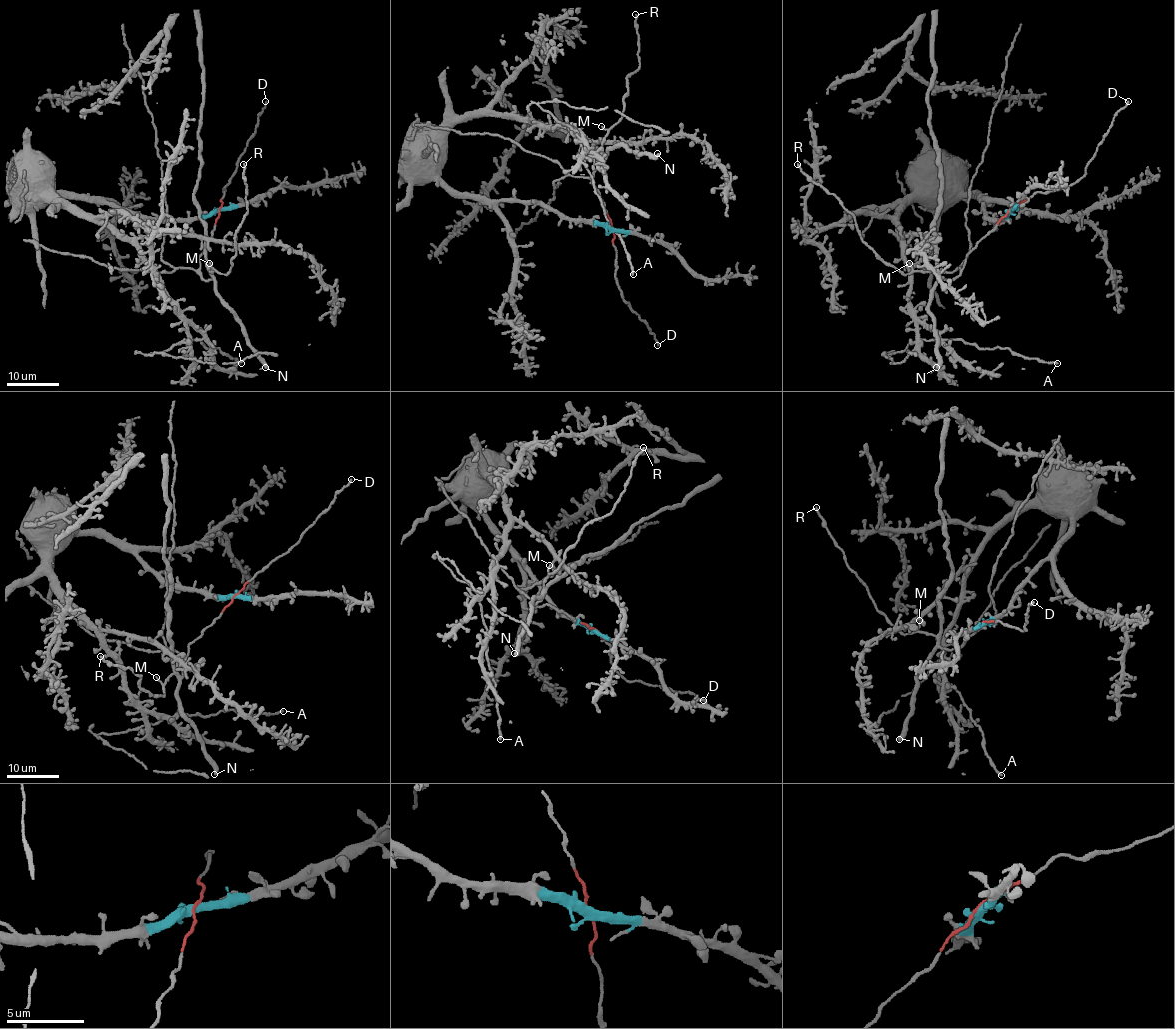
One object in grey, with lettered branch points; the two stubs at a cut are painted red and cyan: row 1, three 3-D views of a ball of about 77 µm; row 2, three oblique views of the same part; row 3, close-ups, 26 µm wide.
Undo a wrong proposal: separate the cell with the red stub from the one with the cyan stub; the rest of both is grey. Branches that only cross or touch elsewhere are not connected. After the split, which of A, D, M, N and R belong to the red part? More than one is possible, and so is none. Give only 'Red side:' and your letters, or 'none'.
Red side: D, M, N, R

